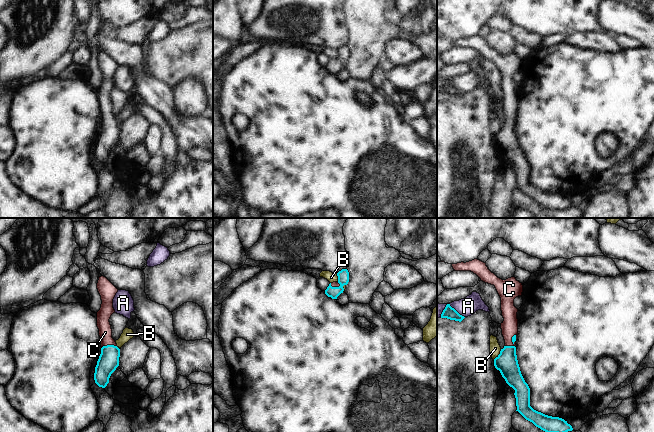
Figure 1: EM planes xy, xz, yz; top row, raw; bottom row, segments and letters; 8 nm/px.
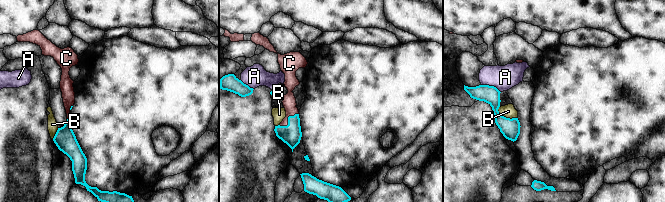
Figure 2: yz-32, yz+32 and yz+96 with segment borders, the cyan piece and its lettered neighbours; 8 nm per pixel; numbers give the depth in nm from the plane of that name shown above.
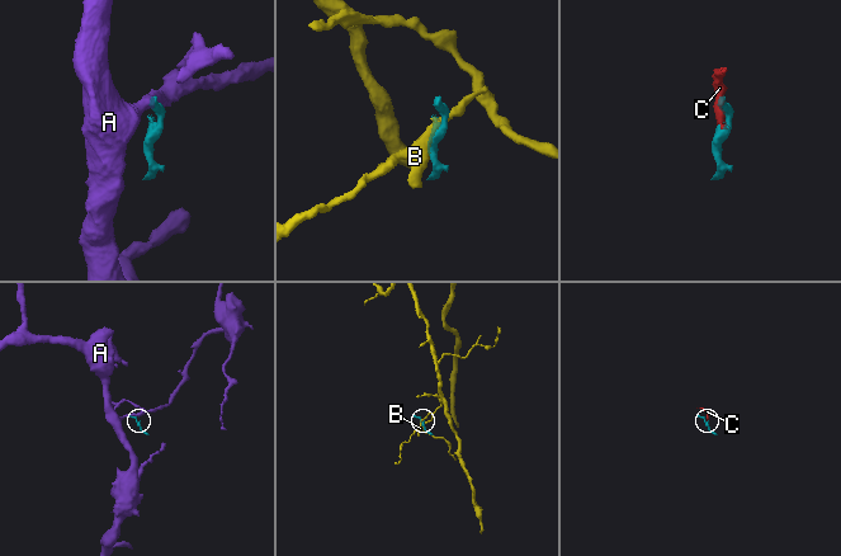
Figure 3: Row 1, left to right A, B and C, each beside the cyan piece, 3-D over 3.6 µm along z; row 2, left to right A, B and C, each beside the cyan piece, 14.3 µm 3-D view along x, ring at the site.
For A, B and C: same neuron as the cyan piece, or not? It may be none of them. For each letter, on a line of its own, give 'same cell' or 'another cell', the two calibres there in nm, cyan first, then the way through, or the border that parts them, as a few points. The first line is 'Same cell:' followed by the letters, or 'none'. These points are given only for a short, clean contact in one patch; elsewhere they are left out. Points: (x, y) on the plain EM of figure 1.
Same cell: C
A: another cell; 100 nm thick on the cyan side, 150 nm on the other; border along yz (449, 79), (464, 93)
B: another cell; 170 nm thick on the cyan side, 90 nm on the other; border along yz (501, 125), (493, 135)
C: same cell; 170 nm thick on the cyan side, 110 nm on the other; runs through xy (108, 137), (109, 121), (106, 116), (103, 91)

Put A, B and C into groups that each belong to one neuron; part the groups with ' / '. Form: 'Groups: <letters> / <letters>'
Groups: A / B / C

